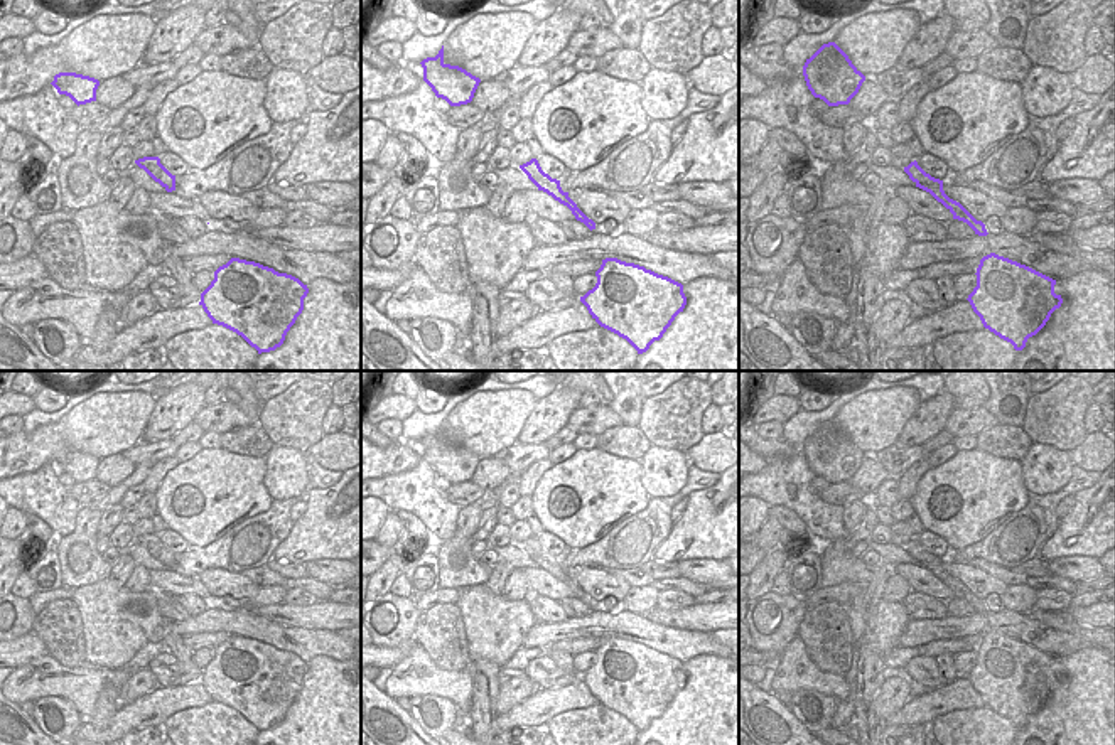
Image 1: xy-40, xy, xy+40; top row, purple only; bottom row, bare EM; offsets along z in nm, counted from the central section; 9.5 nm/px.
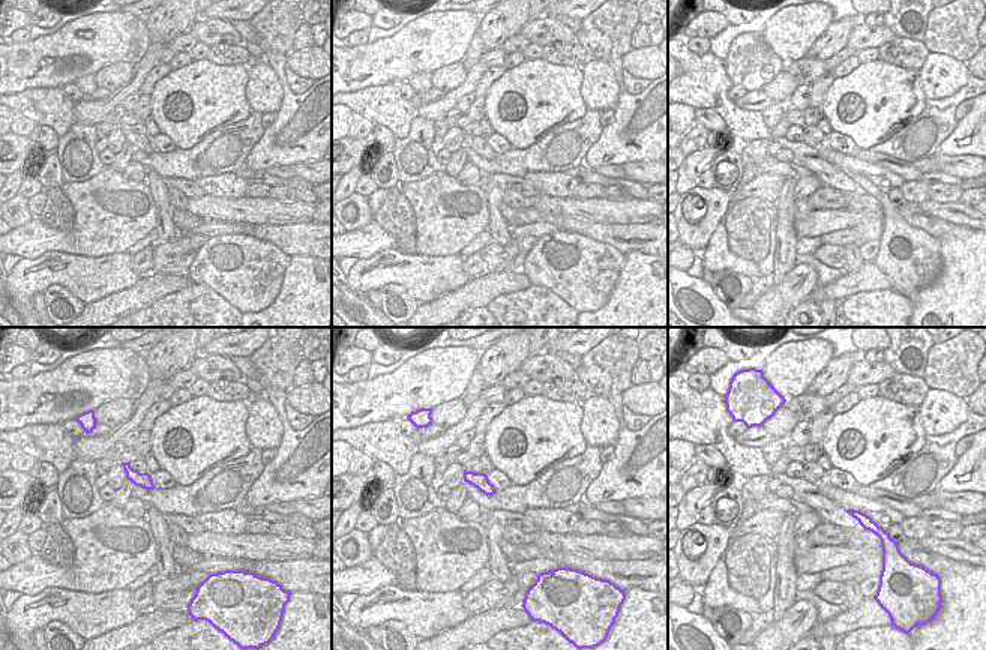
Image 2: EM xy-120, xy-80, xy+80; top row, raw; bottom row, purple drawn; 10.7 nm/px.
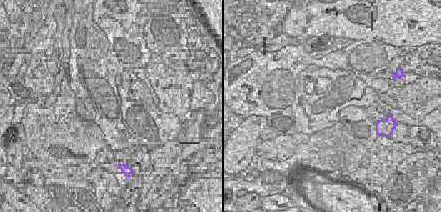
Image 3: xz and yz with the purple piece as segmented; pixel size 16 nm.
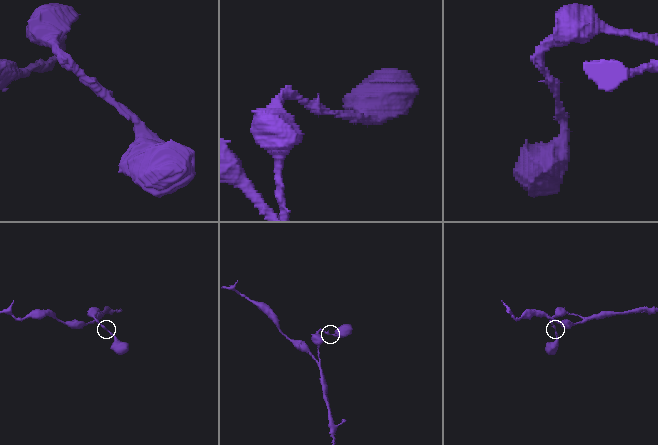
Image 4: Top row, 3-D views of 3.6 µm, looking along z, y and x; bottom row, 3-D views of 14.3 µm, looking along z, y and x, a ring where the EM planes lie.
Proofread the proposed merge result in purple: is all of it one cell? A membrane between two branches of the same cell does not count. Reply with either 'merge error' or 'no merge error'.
no merge error

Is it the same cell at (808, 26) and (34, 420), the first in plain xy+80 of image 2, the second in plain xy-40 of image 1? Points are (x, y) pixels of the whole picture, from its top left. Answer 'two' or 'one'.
two

